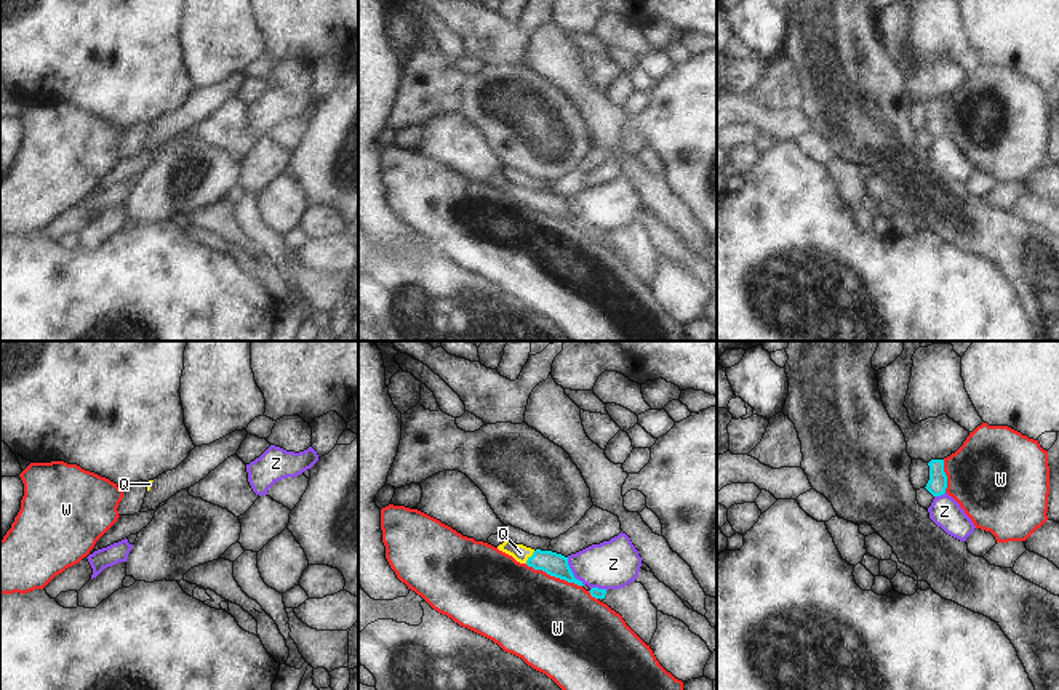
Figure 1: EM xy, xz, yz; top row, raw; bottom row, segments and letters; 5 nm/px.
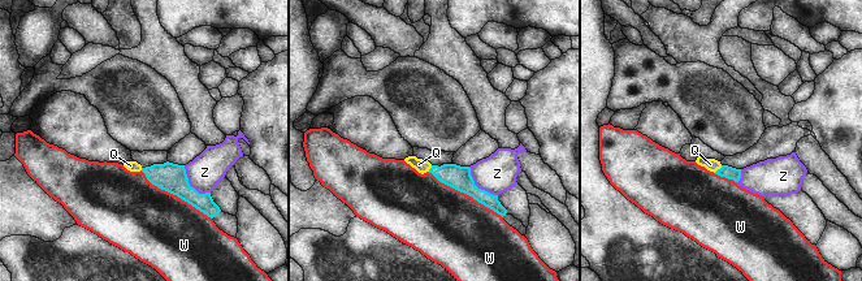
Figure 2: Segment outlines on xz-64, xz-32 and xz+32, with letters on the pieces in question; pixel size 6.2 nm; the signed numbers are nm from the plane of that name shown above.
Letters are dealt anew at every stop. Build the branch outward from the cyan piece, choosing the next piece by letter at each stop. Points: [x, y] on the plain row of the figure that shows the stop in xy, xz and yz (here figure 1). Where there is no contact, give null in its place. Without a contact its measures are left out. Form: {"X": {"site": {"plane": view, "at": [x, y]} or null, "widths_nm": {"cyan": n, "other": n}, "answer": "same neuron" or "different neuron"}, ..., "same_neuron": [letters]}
{"Q": {"site": {"plane": "xz", "at": [530, 199]}, "widths_nm": {"cyan": 120, "other": 90}, "answer": "same neuron"}, "W": {"site": {"plane": "xz", "at": [554, 216]}, "widths_nm": {"cyan": 120, "other": 460}, "answer": "different neuron"}, "Z": {"site": {"plane": "xz", "at": [571, 213]}, "widths_nm": {"cyan": 120, "other": 240}, "answer": "different neuron"}, "same_neuron": ["Q"]}

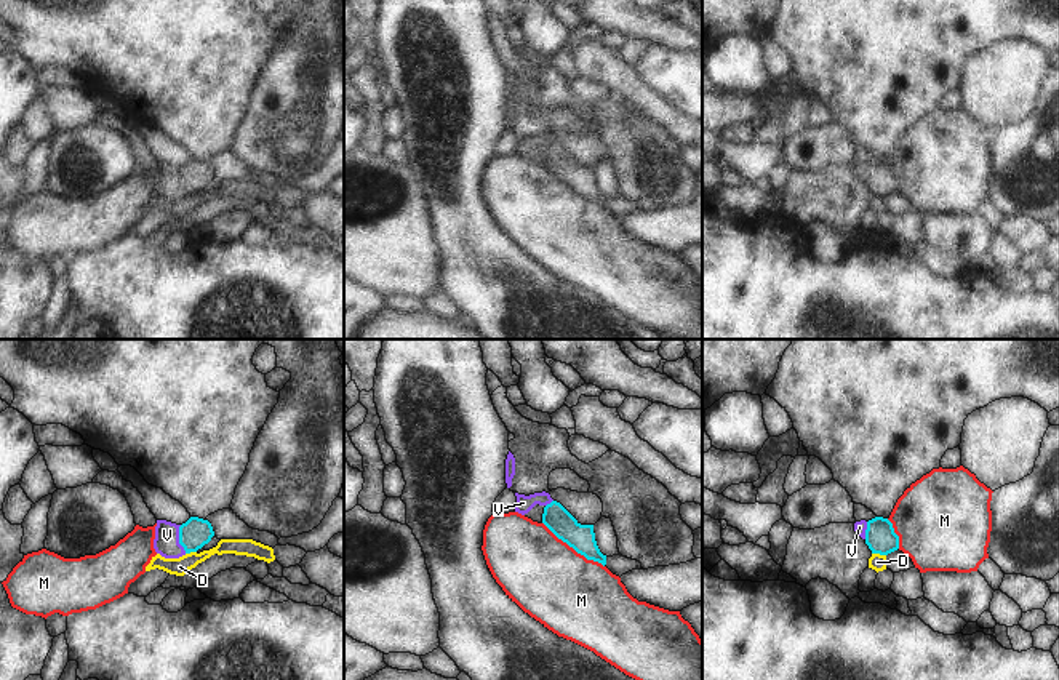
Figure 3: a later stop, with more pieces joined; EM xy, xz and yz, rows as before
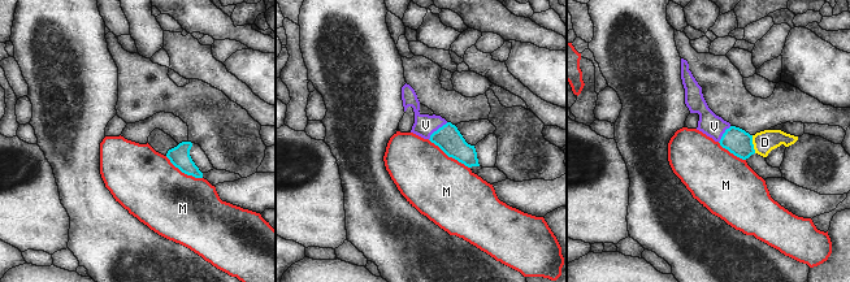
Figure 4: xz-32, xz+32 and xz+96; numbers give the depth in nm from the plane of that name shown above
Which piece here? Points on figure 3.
{"D": {"site": {"plane": "yz", "at": [879, 194]}, "widths_nm": {"cyan": 150, "other": 90}, "answer": "different neuron"}, "M": {"site": {"plane": "xz", "at": [573, 189]}, "widths_nm": {"cyan": 140, "other": 400}, "answer": "different neuron"}, "V": {"site": {"plane": "xy", "at": [179, 181]}, "widths_nm": {"cyan": 150, "other": 130}, "answer": "same neuron"}, "same_neuron": ["V"]}

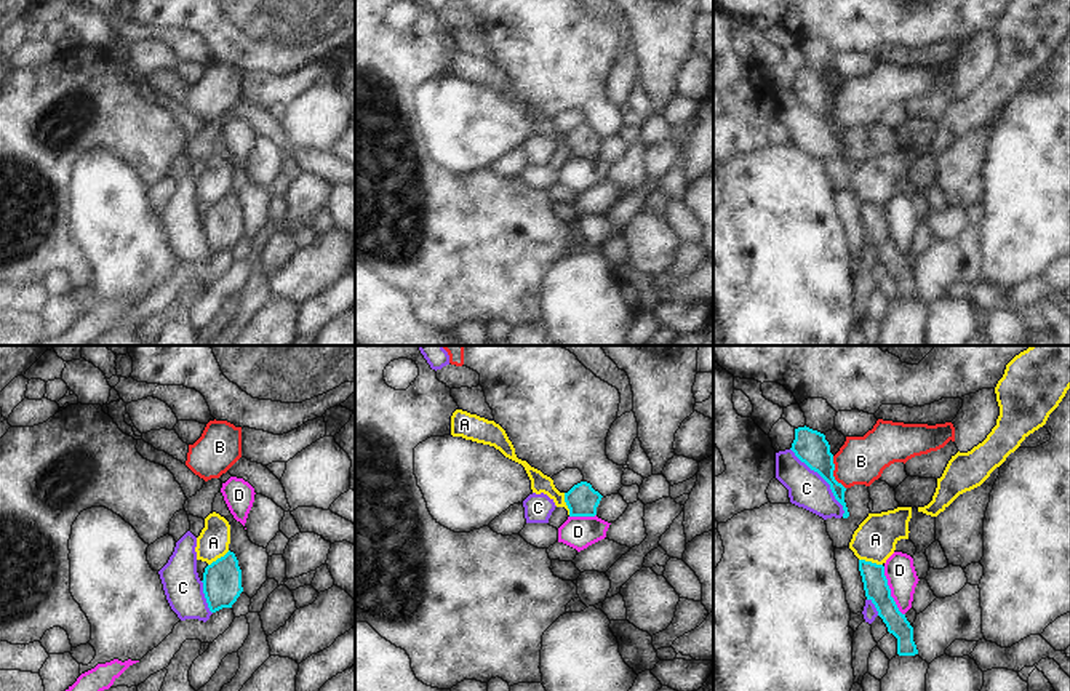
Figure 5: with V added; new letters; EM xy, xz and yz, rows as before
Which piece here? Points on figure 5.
{"A": {"site": {"plane": "yz", "at": [870, 203]}, "widths_nm": {"cyan": 130, "other": 220}, "answer": "same neuron"}, "B": {"site": {"plane": "yz", "at": [832, 114]}, "widths_nm": {"cyan": 170, "other": 240}, "answer": "different neuron"}, "C": {"site": {"plane": "yz", "at": [824, 120]}, "widths_nm": {"cyan": 170, "other": 190}, "answer": "different neuron"}, "D": {"site": {"plane": "yz", "at": [890, 232]}, "widths_nm": {"cyan": 130, "other": 150}, "answer": "different neuron"}, "same_neuron": ["A"]}

